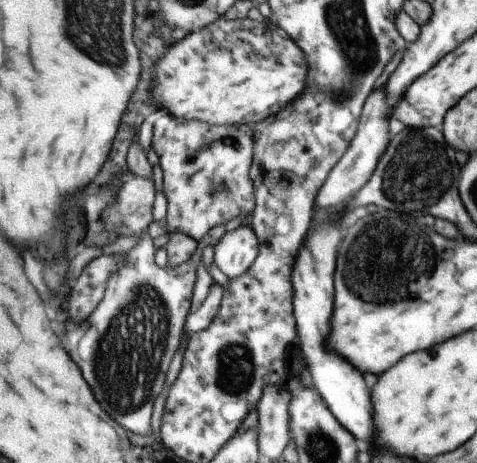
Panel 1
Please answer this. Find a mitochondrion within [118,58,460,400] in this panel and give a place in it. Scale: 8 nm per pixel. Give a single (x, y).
(379, 284)

